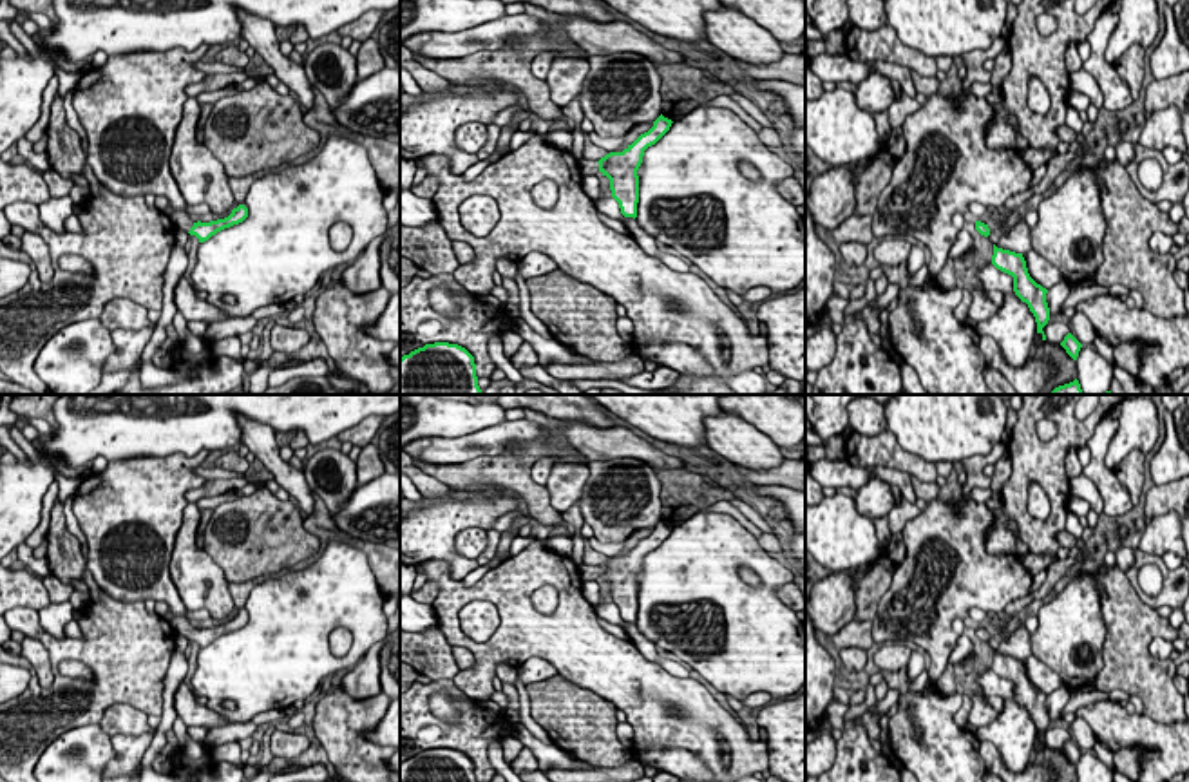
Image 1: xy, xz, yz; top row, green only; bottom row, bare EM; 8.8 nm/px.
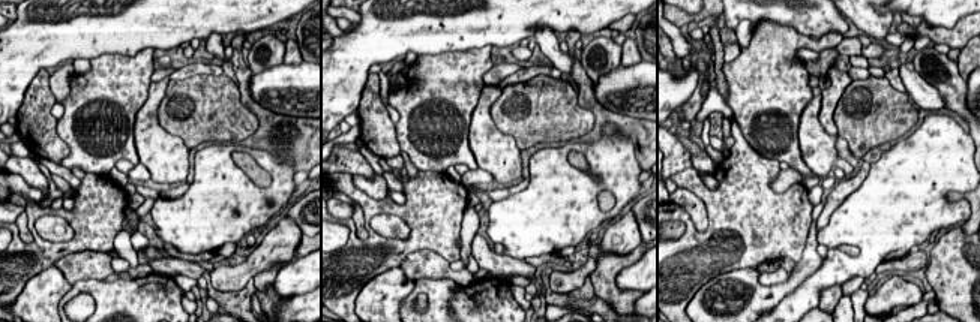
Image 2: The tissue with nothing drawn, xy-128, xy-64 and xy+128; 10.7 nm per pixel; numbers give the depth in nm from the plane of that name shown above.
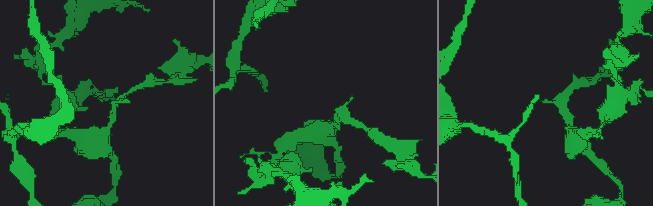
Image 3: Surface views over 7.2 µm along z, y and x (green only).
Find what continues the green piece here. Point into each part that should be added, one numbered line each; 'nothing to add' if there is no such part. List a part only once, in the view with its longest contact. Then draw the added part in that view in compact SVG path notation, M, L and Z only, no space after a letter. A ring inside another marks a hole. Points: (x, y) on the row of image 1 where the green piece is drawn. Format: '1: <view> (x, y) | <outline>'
1: xz (589, 167) | M581 159L581 176L595 176L599 172L599 163L590 159Z

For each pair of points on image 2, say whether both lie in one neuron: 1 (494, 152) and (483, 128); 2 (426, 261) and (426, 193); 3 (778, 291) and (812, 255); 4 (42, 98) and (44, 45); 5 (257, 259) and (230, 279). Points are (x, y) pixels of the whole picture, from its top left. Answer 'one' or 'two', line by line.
1: one
2: two
3: one
4: two
5: one

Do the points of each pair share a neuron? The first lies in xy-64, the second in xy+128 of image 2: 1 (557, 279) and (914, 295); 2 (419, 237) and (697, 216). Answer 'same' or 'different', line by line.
1: same
2: different

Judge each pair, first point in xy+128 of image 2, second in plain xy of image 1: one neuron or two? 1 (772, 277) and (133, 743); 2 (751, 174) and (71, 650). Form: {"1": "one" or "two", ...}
{"1": "one", "2": "one"}

